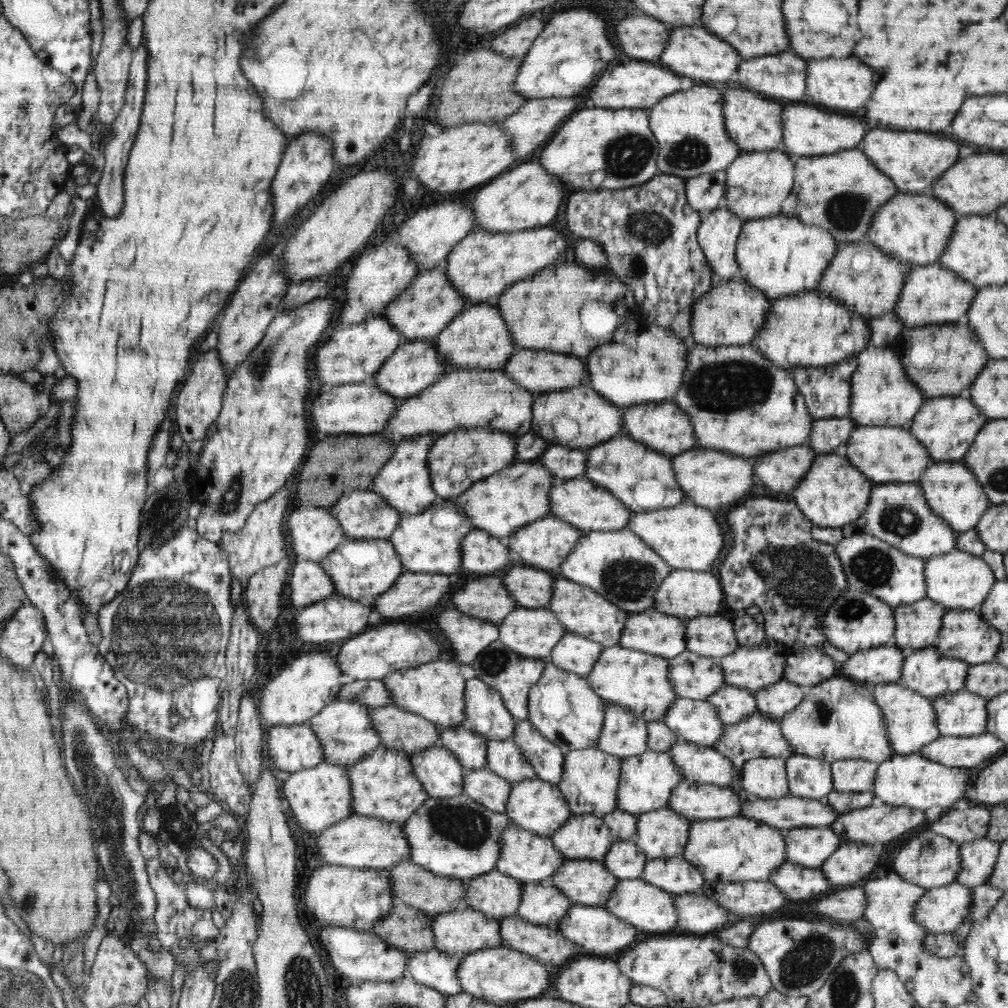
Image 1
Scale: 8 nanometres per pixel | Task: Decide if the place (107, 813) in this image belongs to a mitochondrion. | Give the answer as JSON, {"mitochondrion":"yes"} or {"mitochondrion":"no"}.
{"mitochondrion":"yes"}

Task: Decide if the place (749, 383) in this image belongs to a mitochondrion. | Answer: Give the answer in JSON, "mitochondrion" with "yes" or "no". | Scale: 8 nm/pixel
{"mitochondrion":"yes"}

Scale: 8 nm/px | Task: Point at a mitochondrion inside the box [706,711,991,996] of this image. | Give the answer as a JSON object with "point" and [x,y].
{"point":[801,967]}

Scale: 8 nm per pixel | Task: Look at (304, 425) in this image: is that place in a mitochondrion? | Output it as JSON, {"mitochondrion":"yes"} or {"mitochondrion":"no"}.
{"mitochondrion":"no"}

